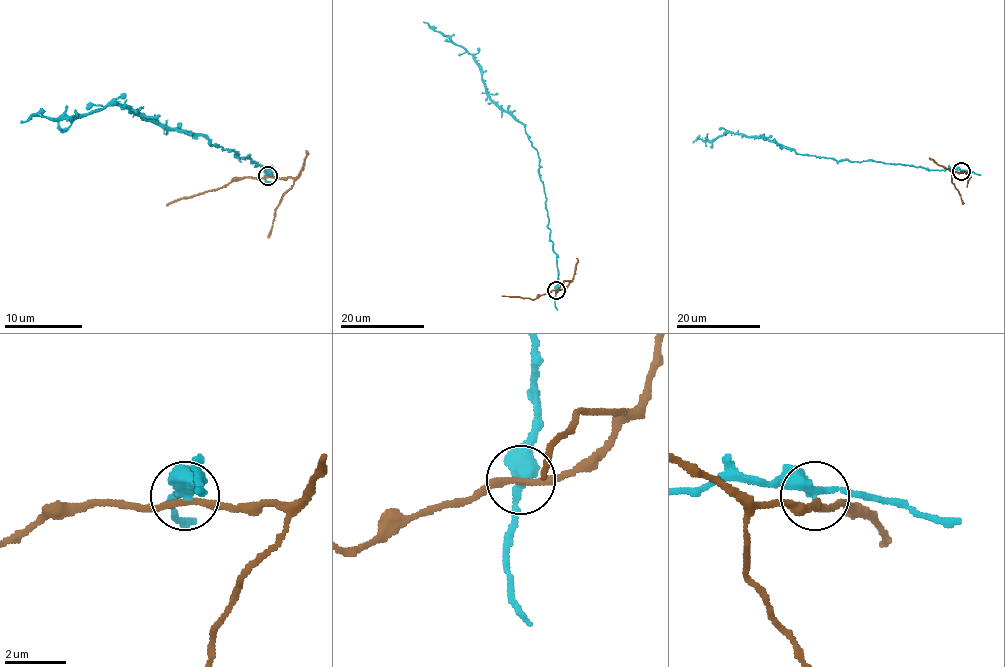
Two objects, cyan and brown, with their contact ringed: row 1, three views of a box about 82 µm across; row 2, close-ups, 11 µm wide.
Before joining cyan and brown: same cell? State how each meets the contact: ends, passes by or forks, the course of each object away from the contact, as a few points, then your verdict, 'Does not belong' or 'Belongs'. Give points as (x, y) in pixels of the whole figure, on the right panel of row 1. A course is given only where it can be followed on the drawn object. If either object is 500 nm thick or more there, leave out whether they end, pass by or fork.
At the ring cyan passes by. At the ring brown passes by. Course of cyan: (961, 171), (868, 161), (835, 161), (797, 153), (762, 136), (730, 132), (711, 140), (696, 139), (692, 143). Course of brown: (961, 171), (970, 176), (966, 187). Does not belong

